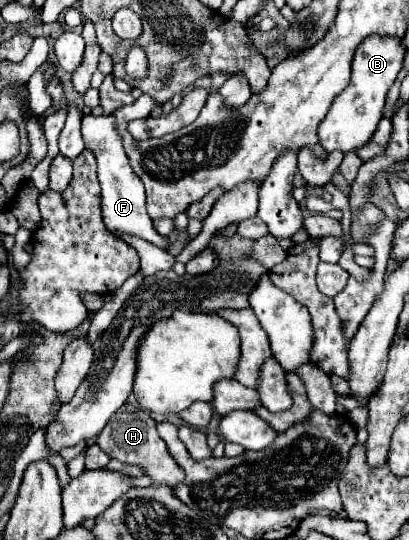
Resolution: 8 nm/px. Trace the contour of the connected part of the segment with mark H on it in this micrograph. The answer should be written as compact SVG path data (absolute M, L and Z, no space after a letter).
M132 406L120 408L118 414L114 414L110 418L110 422L106 424L106 428L100 432L98 446L110 458L120 460L122 464L130 464L130 466L142 468L144 474L152 478L154 486L166 484L172 490L176 490L176 486L180 482L184 482L184 470L180 470L180 466L176 466L176 460L168 454L168 448L164 446L164 440L158 436L156 422L144 410L136 410Z

